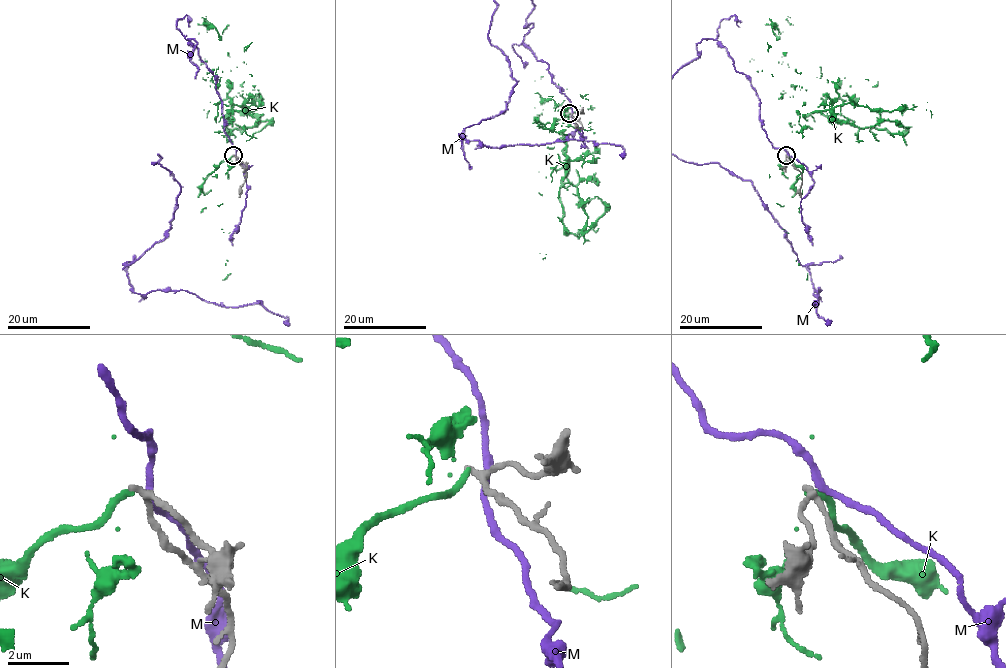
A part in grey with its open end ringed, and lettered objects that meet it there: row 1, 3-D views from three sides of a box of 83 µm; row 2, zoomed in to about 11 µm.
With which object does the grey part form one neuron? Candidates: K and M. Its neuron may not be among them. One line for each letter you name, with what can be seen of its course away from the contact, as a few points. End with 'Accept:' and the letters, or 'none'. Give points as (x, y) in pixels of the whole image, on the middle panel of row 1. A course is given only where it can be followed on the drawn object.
Accept: none

